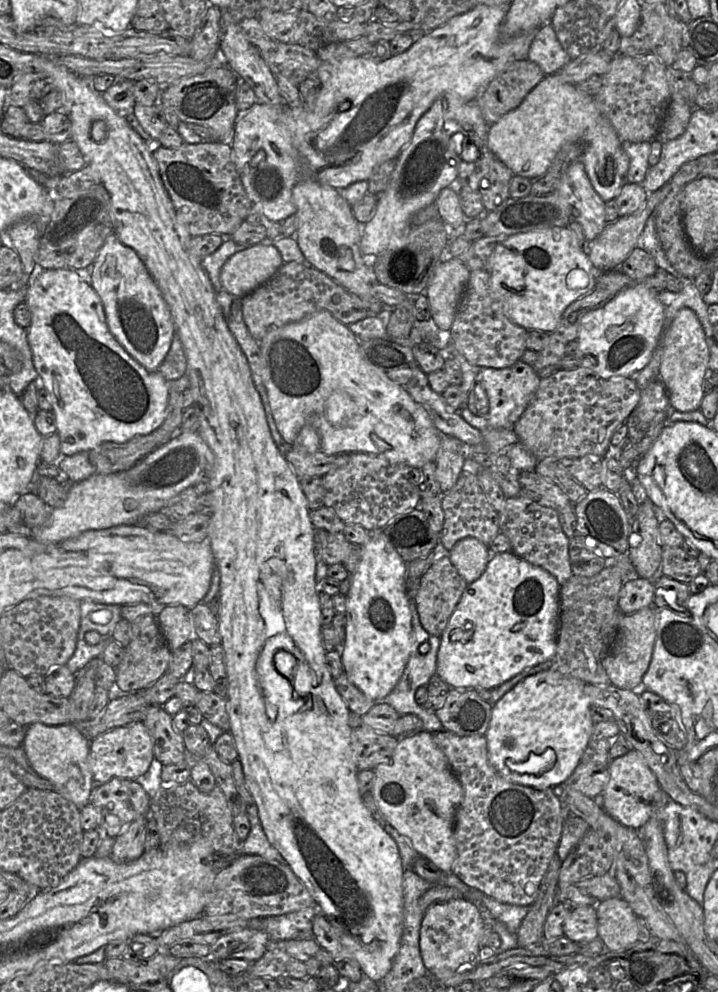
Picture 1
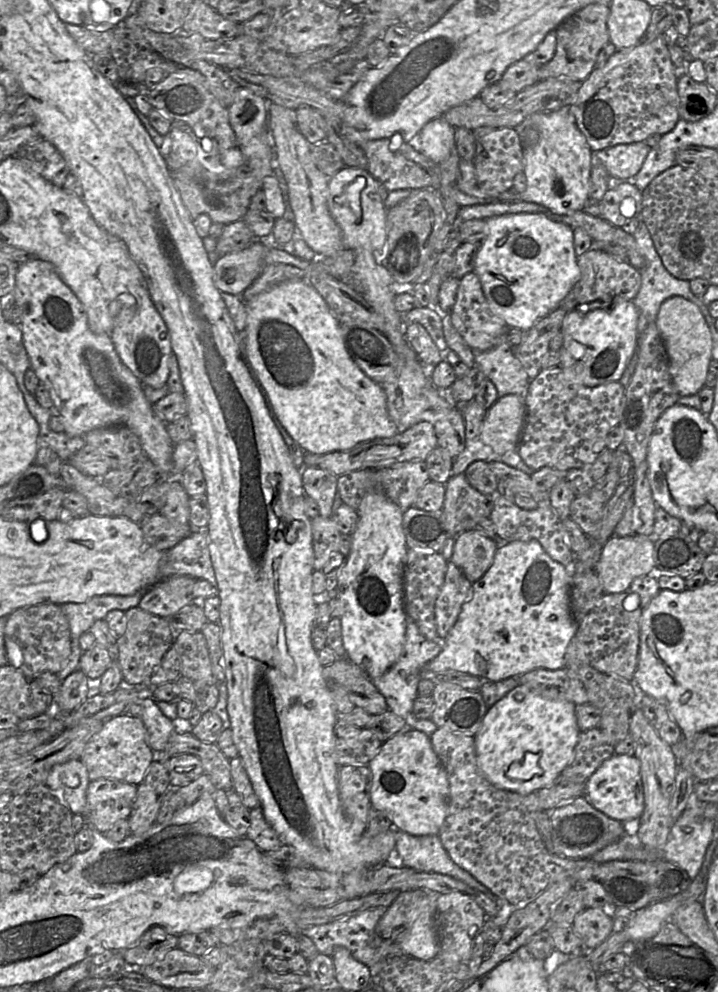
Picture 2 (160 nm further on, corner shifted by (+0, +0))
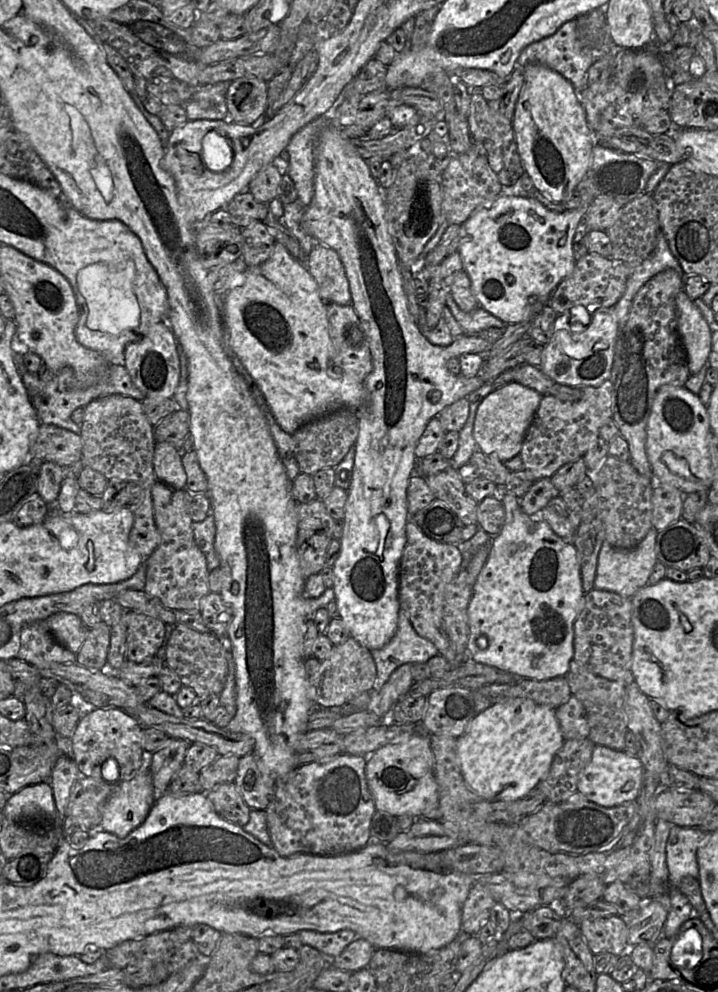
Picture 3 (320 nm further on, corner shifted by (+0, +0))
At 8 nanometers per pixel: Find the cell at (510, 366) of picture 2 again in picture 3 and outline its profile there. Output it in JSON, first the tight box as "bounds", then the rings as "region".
{"bounds":[445,293,505,334],"region":[[[451,293],[445,295],[446,306],[449,307],[452,315],[465,334],[478,334],[489,328],[505,328],[504,323],[481,306],[471,312],[462,311],[455,302]]]}

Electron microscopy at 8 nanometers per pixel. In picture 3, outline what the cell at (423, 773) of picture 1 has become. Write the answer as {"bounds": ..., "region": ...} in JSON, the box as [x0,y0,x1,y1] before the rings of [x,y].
{"bounds":[365,733,439,818],"region":[[[414,733],[404,742],[377,749],[367,757],[365,773],[375,808],[379,812],[395,817],[408,814],[422,818],[439,807],[439,786],[430,736]]]}

